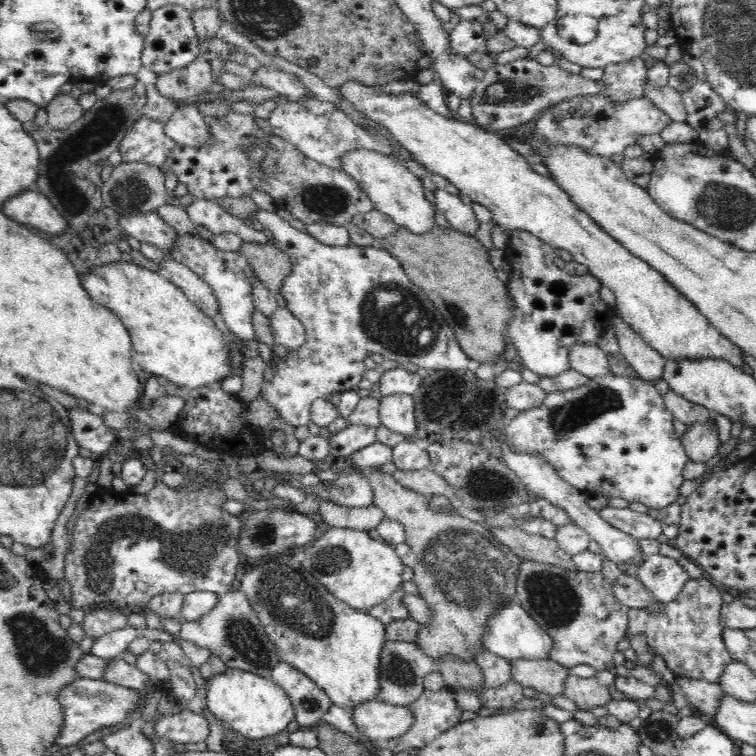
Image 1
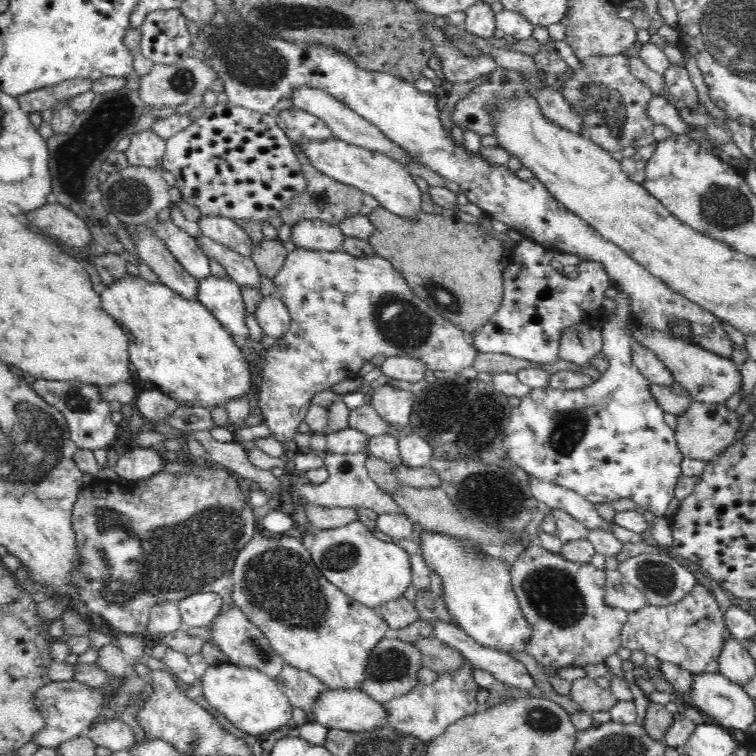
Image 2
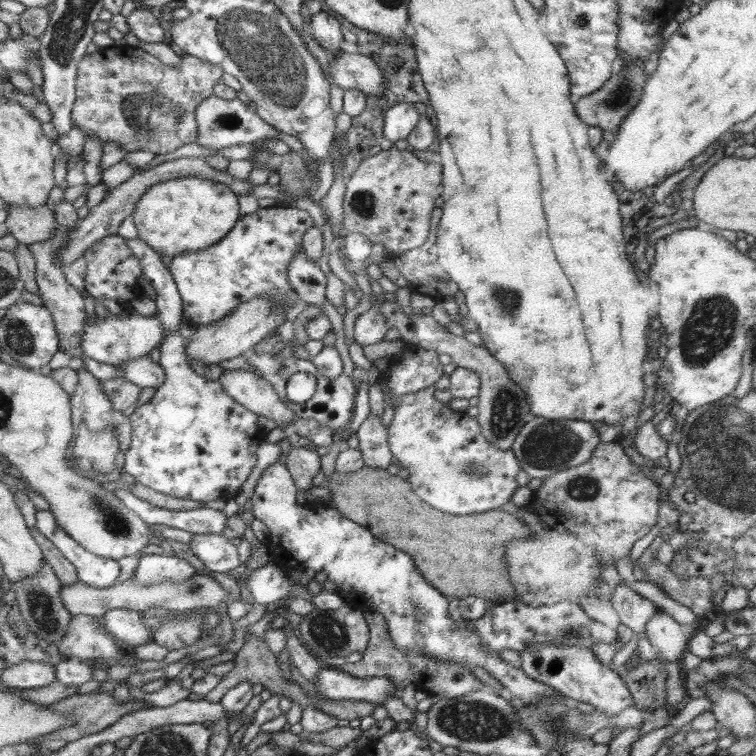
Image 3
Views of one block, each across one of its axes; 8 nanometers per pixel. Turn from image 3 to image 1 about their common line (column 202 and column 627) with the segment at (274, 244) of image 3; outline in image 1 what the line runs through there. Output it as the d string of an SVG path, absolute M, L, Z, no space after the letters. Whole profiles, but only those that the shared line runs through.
M353 81L346 82L341 88L341 93L344 100L351 102L356 110L364 113L366 118L372 119L387 133L390 133L411 154L412 158L424 165L430 174L436 173L448 179L460 191L460 194L469 196L472 202L485 206L491 212L496 224L510 231L528 231L546 244L570 252L573 260L587 266L592 275L612 290L616 298L617 310L624 319L624 323L665 359L718 358L730 362L736 368L741 369L744 366L743 350L715 330L709 320L694 306L694 303L679 293L662 276L662 273L652 268L642 258L634 256L625 246L606 233L592 217L574 204L570 196L552 178L534 172L526 157L508 145L502 136L491 134L482 127L462 122L458 118L450 120L450 118L436 114L422 100L411 94L402 93L398 97L385 95L380 92L379 88L368 87Z

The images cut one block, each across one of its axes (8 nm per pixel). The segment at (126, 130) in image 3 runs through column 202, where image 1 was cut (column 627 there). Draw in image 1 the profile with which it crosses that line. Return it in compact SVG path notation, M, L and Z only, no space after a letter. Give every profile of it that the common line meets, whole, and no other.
M632 58L629 62L606 66L603 82L605 90L600 96L610 101L626 102L645 97L647 67L642 58Z

